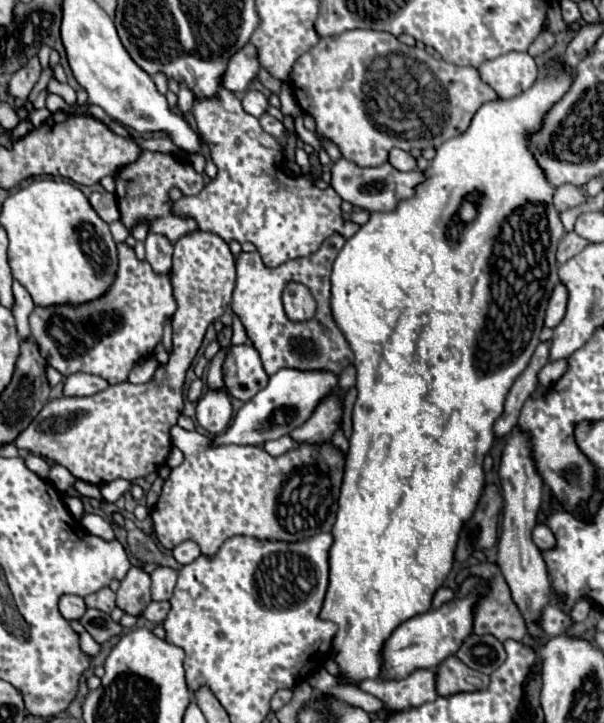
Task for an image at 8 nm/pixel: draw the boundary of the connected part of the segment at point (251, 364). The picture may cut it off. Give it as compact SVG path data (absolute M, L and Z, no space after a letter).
M252 344L230 346L222 364L222 376L228 394L242 402L254 398L268 382L268 374L262 368L260 354Z

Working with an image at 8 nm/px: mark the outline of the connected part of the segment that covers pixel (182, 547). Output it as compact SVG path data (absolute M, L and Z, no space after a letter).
M182 542L182 544L178 544L178 546L172 550L172 554L174 554L174 558L176 558L180 564L190 564L190 562L194 562L202 552L200 552L200 548L198 548L196 542Z

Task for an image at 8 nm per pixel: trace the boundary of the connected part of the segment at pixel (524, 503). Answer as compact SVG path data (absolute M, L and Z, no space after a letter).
M514 428L512 434L506 438L506 448L502 452L498 476L504 496L504 512L502 512L502 534L498 542L496 564L500 566L510 586L512 598L526 620L528 632L540 634L542 630L538 628L536 620L542 606L548 604L550 600L546 598L546 590L550 590L548 568L544 564L542 552L532 542L532 528L536 526L536 514L542 502L542 478L538 478L538 474L534 474L534 466L530 466L530 446L526 446L526 438L518 434L518 428Z

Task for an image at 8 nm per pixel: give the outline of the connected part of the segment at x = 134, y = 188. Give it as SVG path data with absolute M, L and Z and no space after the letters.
M144 150L136 162L124 166L116 174L116 196L120 206L120 220L124 222L124 226L130 228L140 220L150 220L152 222L150 230L158 230L158 234L166 234L170 242L174 242L178 234L186 234L186 230L194 230L196 226L194 220L182 220L170 214L172 202L168 198L168 190L174 186L180 188L184 196L194 196L198 194L198 190L202 190L204 180L198 172L194 172L190 164L180 162L176 156L164 156Z

